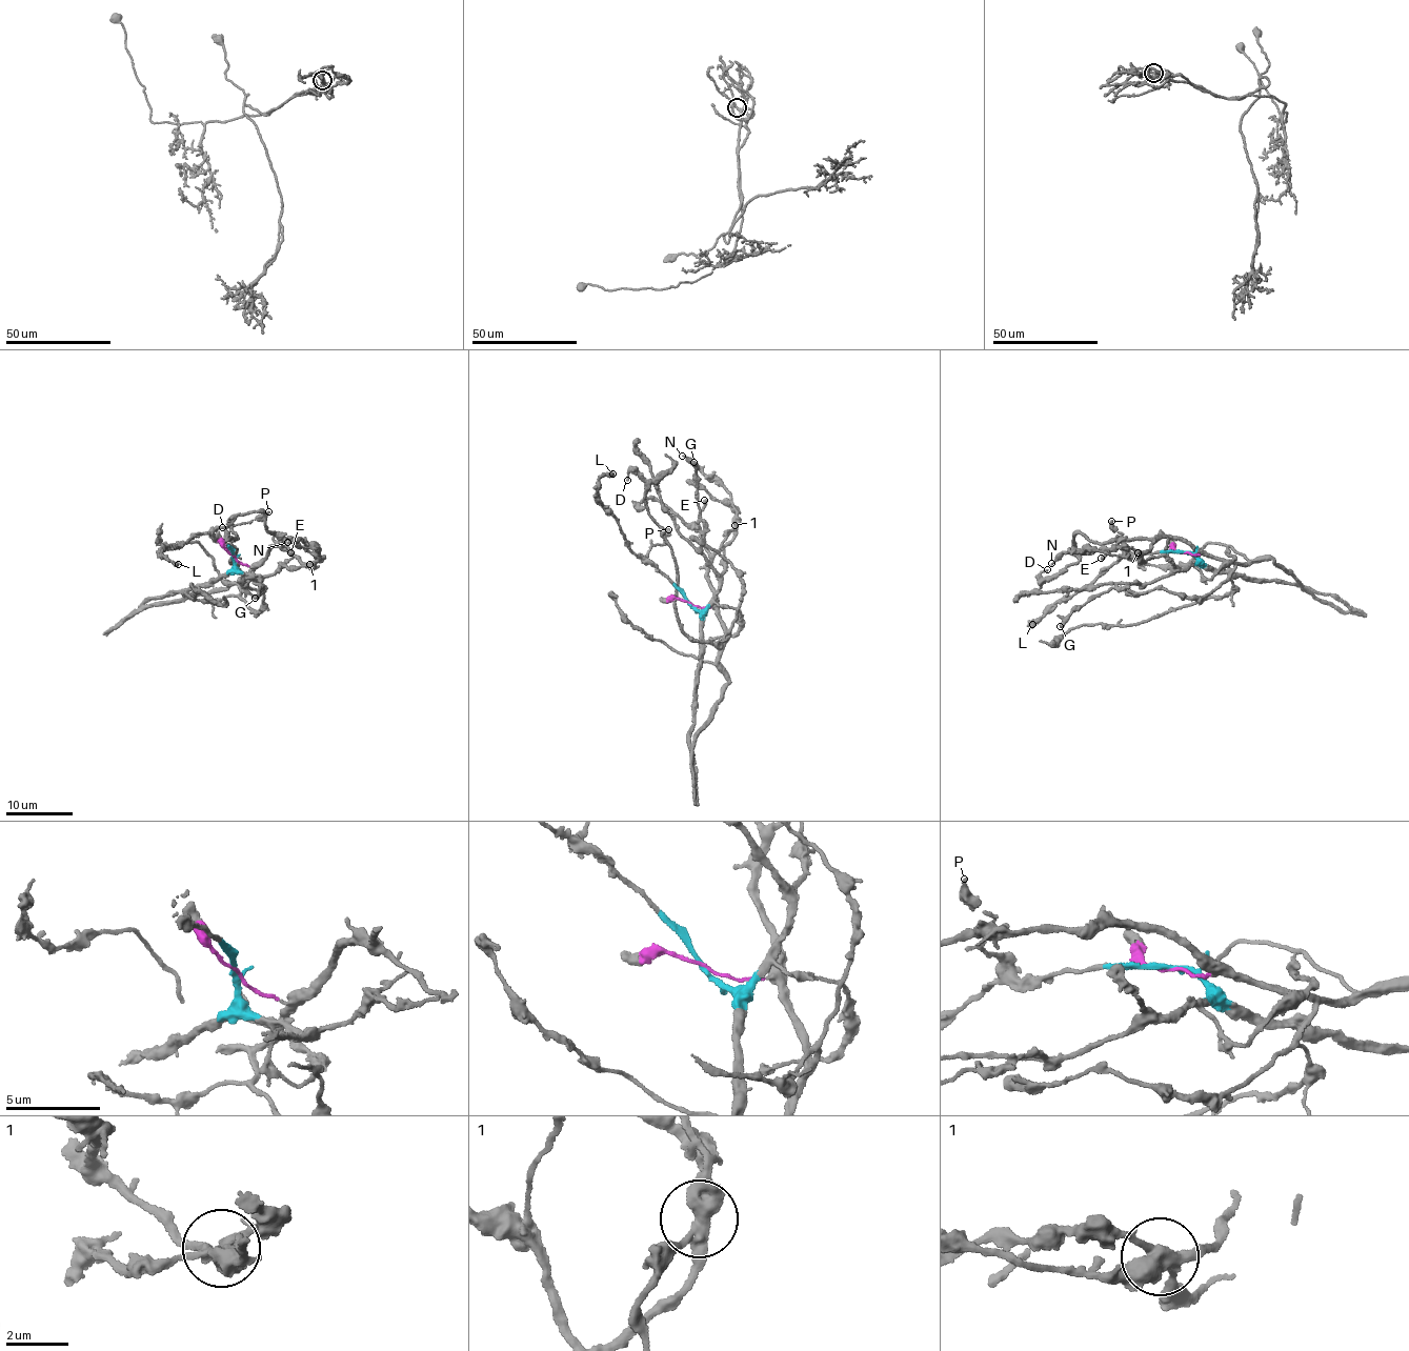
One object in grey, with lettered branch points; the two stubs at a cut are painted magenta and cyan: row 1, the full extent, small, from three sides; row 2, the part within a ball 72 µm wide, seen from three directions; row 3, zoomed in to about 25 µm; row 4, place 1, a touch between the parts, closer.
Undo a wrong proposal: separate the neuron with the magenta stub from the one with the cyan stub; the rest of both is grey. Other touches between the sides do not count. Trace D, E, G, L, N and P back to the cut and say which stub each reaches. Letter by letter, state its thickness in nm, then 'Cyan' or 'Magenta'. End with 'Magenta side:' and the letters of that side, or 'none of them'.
D: Thickness 130 nm. Magenta
E: Thickness 280 nm. Magenta
G: Thickness 320 nm. Cyan
L: Thickness 320 nm. Cyan
N: Thickness 130 nm. Magenta
P: Thickness 280 nm. Cyan
Magenta side: D, E, N

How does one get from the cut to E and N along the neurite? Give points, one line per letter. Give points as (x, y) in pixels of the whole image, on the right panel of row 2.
E: (1185, 551), (1199, 555), (1192, 544), (1183, 541), (1124, 539), (1101, 559)
N: (1185, 551), (1199, 555), (1192, 544), (1159, 537), (1149, 549), (1108, 555), (1086, 549), (1062, 553), (1051, 564)

